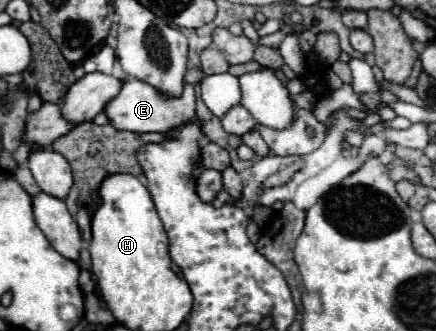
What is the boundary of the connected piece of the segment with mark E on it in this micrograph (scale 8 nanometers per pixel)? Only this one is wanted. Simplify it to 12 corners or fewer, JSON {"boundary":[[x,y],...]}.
{"boundary":[[124,79],[104,107],[118,131],[168,133],[196,117],[194,85],[166,97]]}

